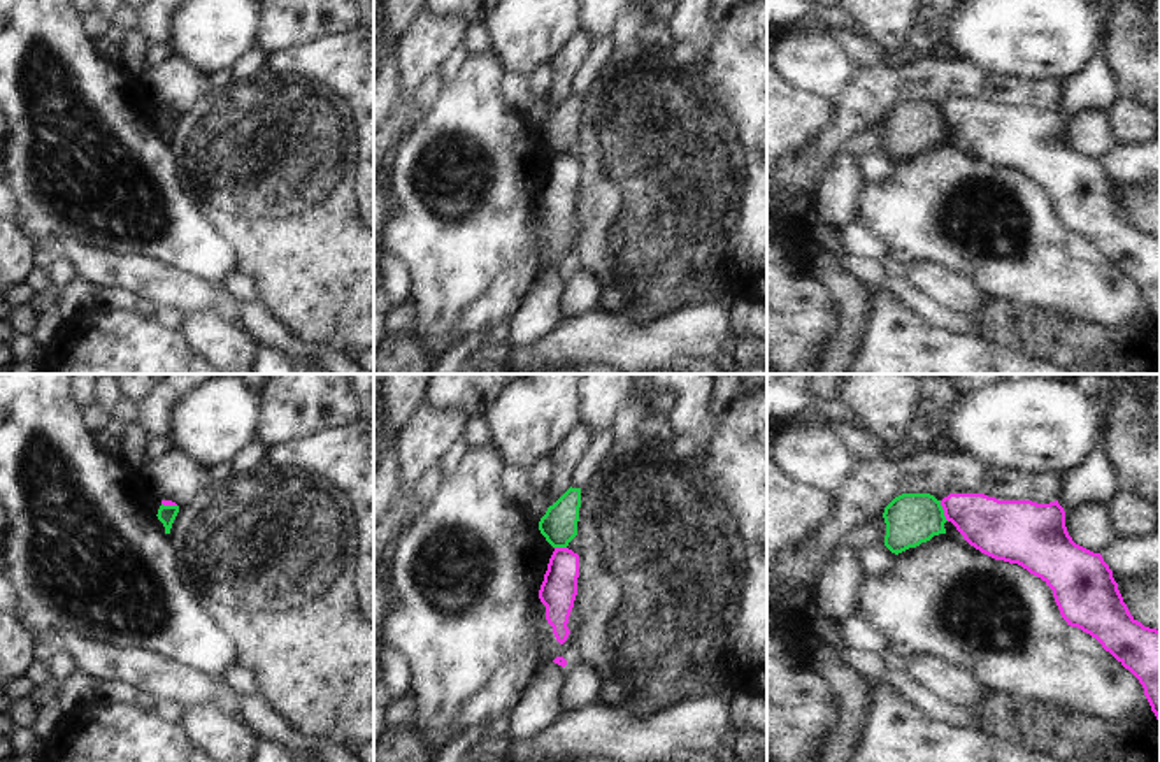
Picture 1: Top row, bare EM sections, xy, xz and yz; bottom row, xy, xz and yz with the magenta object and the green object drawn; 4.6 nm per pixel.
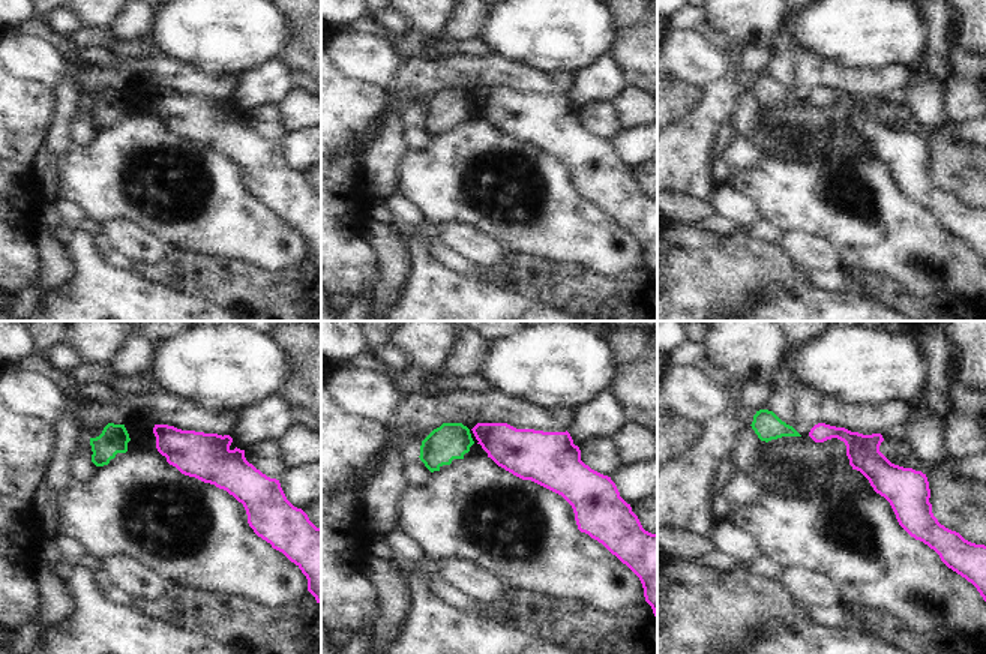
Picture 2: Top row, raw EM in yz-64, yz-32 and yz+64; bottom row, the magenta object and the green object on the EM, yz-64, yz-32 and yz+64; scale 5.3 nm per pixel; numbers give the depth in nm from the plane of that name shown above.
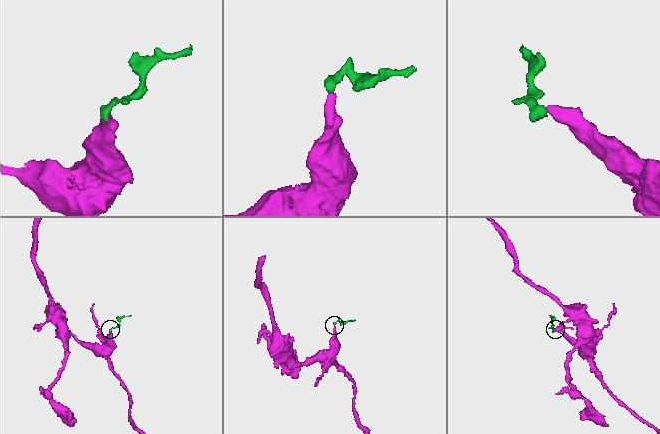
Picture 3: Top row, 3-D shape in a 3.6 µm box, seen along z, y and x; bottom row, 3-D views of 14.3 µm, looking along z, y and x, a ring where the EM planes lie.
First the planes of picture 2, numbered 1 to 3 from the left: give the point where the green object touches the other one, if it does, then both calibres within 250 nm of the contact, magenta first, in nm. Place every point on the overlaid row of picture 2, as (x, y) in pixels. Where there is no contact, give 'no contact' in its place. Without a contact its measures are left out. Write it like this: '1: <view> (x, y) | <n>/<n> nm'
1: no contact
2: no contact
3: no contact

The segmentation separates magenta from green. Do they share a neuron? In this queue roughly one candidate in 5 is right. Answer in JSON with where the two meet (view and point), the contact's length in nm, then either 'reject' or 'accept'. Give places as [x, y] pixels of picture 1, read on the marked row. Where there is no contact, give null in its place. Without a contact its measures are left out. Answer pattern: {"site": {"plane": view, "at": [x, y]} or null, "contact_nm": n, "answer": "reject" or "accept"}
{"site": {"plane": "yz", "at": [945, 511]}, "contact_nm": 100, "answer": "reject"}

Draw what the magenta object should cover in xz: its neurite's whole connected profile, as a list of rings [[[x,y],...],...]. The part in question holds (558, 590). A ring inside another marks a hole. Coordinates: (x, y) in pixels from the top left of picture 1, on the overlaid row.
[[[555,548],[539,599],[546,606],[546,620],[553,634],[563,644],[570,634],[567,623],[577,595],[579,555],[569,548]]]

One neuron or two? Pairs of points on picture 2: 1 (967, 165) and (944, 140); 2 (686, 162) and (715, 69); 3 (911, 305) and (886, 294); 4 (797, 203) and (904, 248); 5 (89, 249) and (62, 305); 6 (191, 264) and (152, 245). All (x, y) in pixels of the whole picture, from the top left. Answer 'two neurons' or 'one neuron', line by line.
1: one neuron
2: two neurons
3: one neuron
4: one neuron
5: one neuron
6: two neurons

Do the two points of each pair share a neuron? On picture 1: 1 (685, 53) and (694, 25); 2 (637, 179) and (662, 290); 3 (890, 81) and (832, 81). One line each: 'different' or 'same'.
1: different
2: same
3: different

